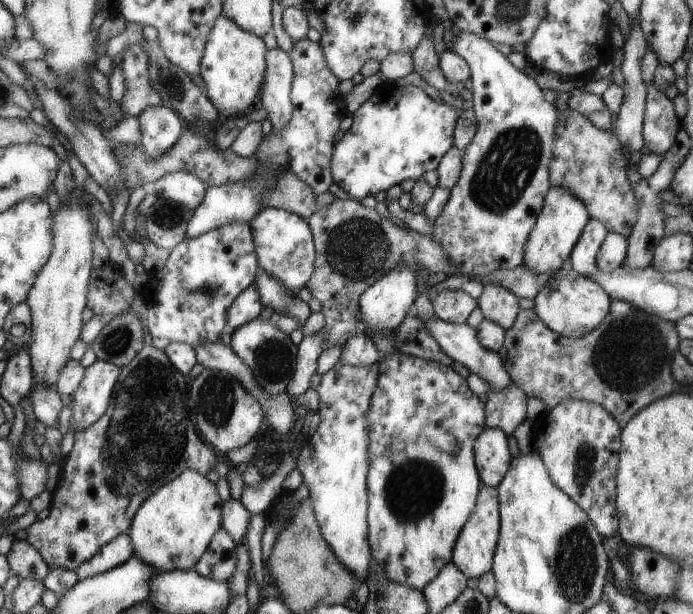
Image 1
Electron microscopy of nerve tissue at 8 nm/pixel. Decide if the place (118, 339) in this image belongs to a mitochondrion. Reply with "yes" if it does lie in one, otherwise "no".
yes

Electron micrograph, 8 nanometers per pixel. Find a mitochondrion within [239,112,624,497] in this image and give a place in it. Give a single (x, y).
(508, 165)

